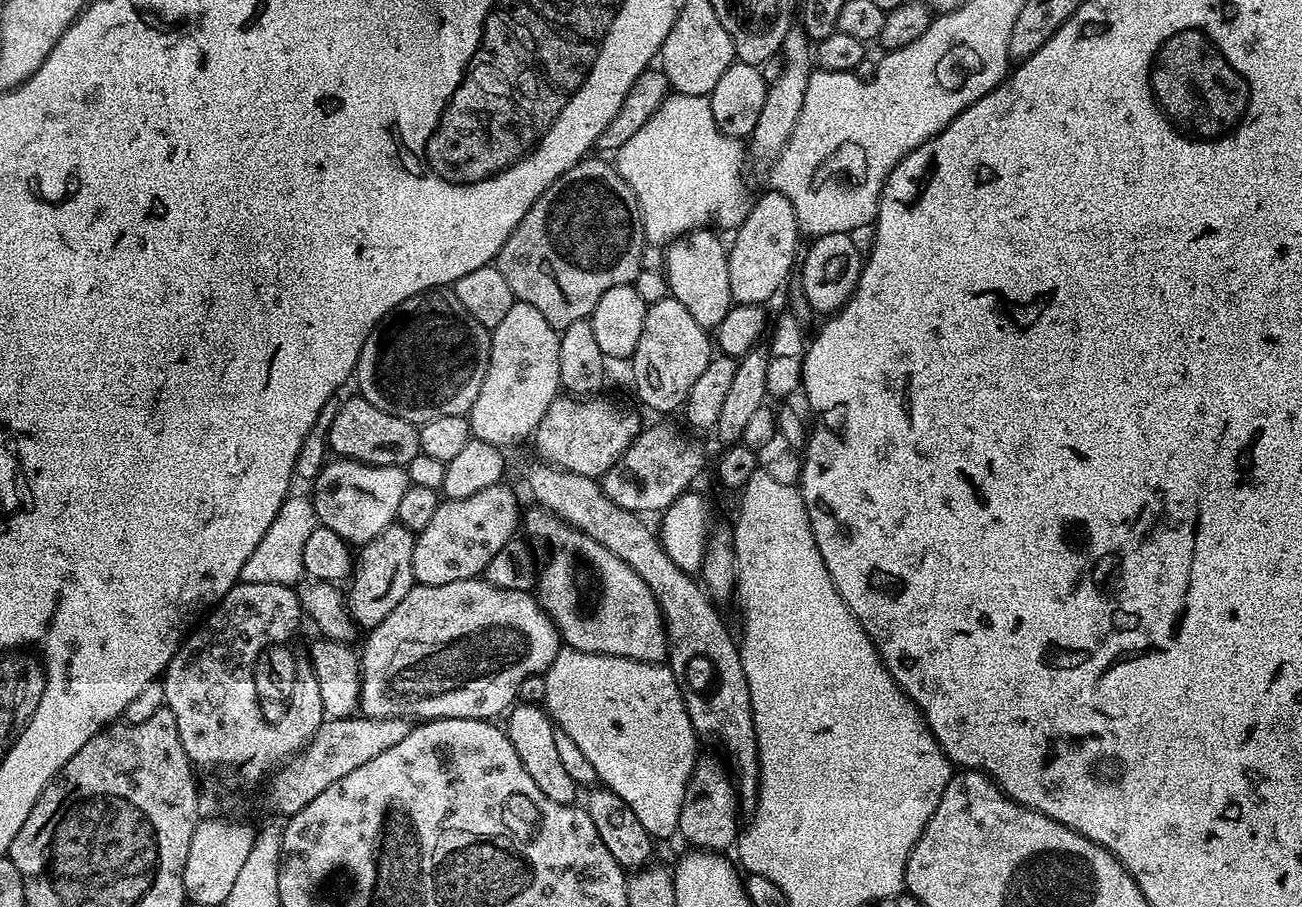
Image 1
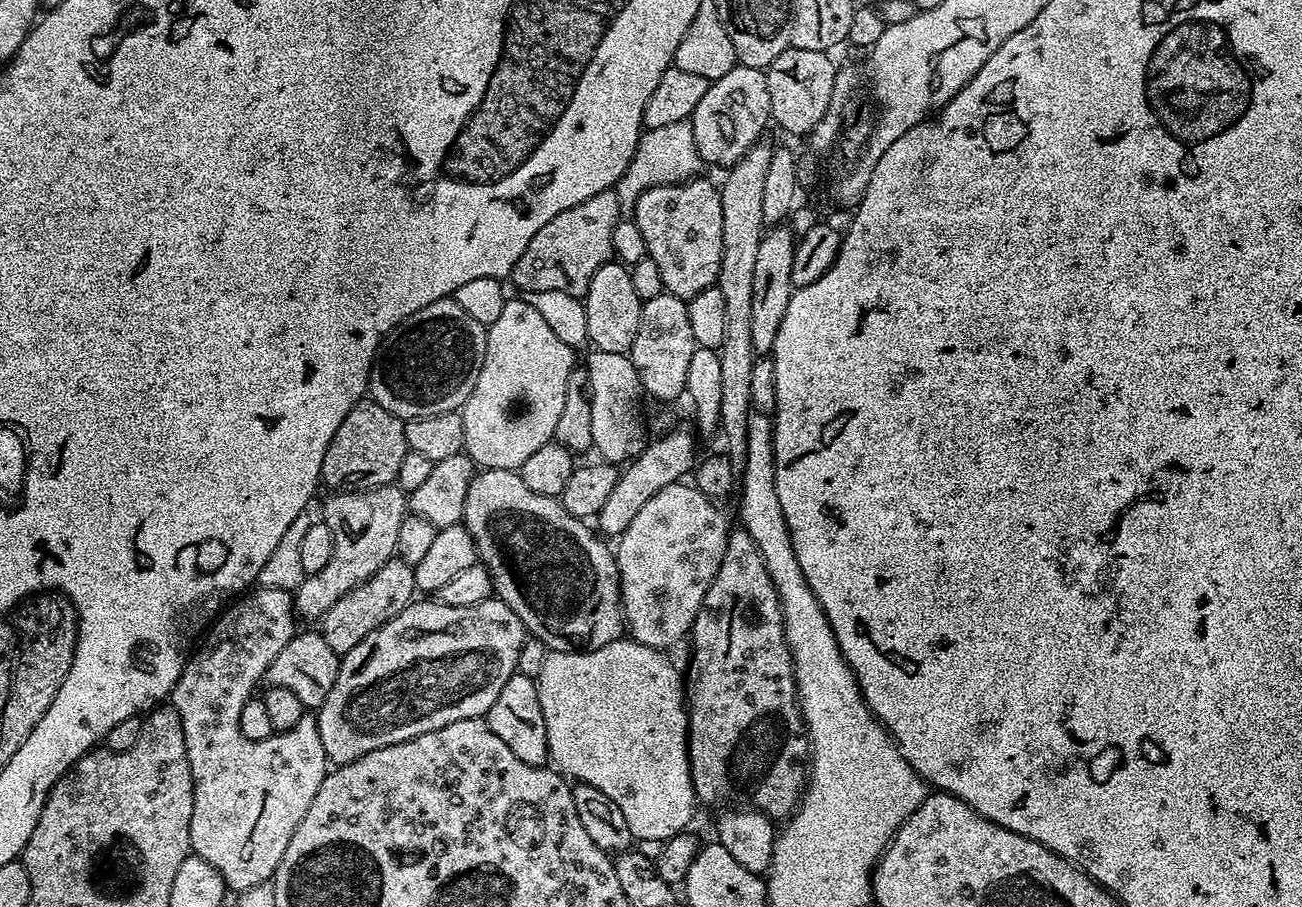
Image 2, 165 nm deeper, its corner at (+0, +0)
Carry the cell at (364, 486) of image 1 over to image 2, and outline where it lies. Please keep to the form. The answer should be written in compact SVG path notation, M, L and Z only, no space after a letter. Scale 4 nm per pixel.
M395 483L363 491L336 490L331 495L322 516L322 523L332 535L330 562L318 574L305 576L294 591L295 611L315 622L347 592L367 583L383 564L397 555L398 528L406 515L406 493Z

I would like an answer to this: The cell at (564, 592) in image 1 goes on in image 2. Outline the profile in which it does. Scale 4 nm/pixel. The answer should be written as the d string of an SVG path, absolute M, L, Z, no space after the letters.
M486 468L473 475L470 490L466 490L466 504L462 523L464 529L470 534L472 541L476 543L476 555L479 563L488 568L489 576L492 579L493 593L502 603L510 606L510 610L514 610L514 614L518 614L518 618L524 623L525 629L535 639L540 640L548 650L553 652L589 652L592 648L606 646L625 635L624 607L620 605L620 571L616 565L613 549L611 547L607 548L602 542L604 540L595 531L592 533L583 519L568 513L557 497L534 494L534 490L530 490L530 486L526 486L526 482L522 482L519 471L511 468L506 470Z

